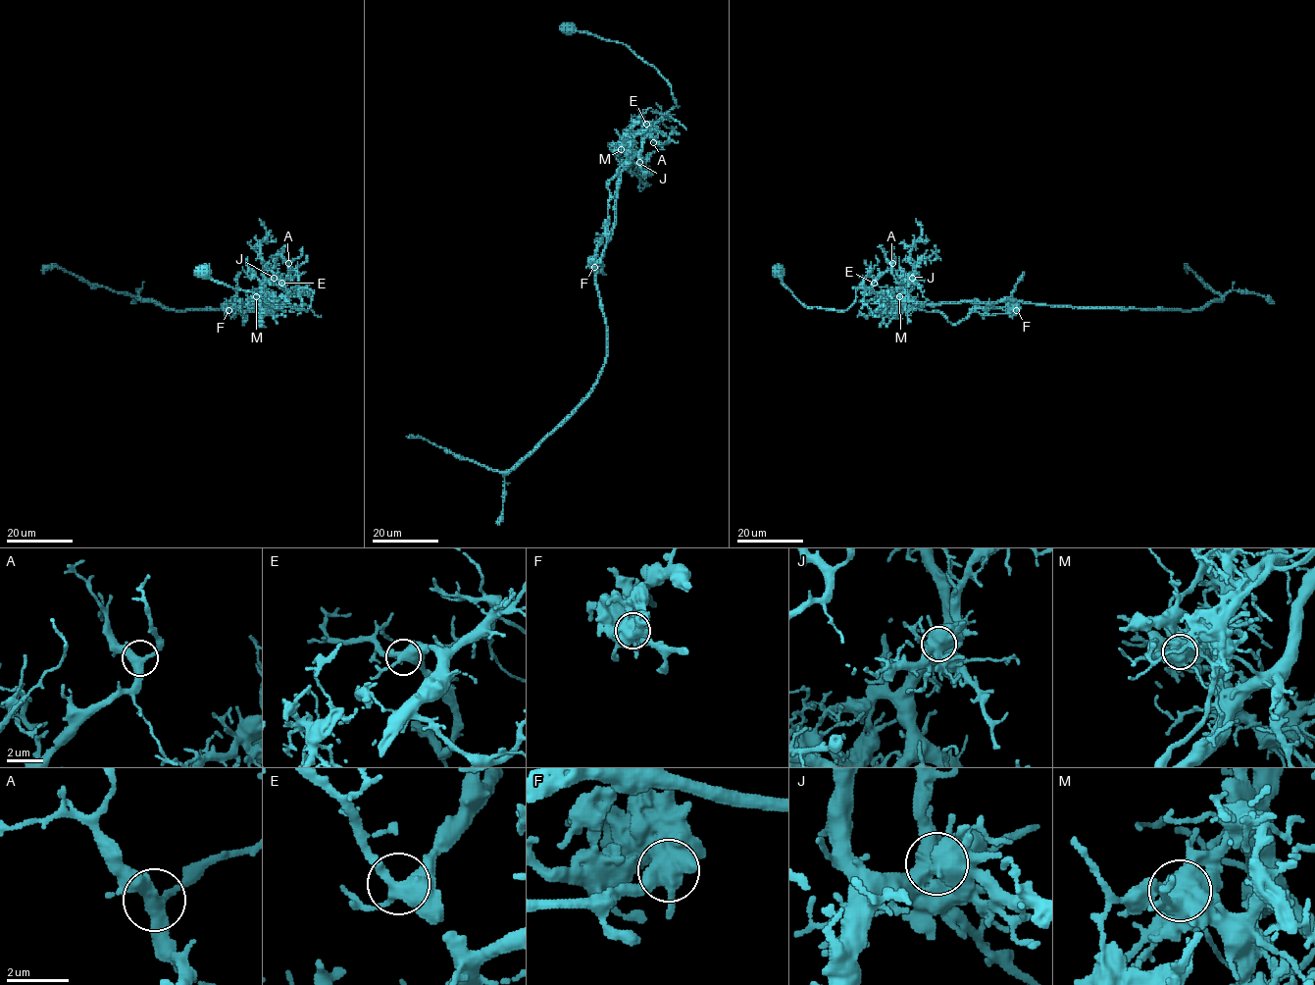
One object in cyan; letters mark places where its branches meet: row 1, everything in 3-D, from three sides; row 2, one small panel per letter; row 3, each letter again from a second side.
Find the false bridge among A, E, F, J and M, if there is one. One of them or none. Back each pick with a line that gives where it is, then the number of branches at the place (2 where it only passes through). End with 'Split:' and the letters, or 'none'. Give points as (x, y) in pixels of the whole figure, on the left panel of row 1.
M: at (256, 296); 3 branches meet
Split: M

